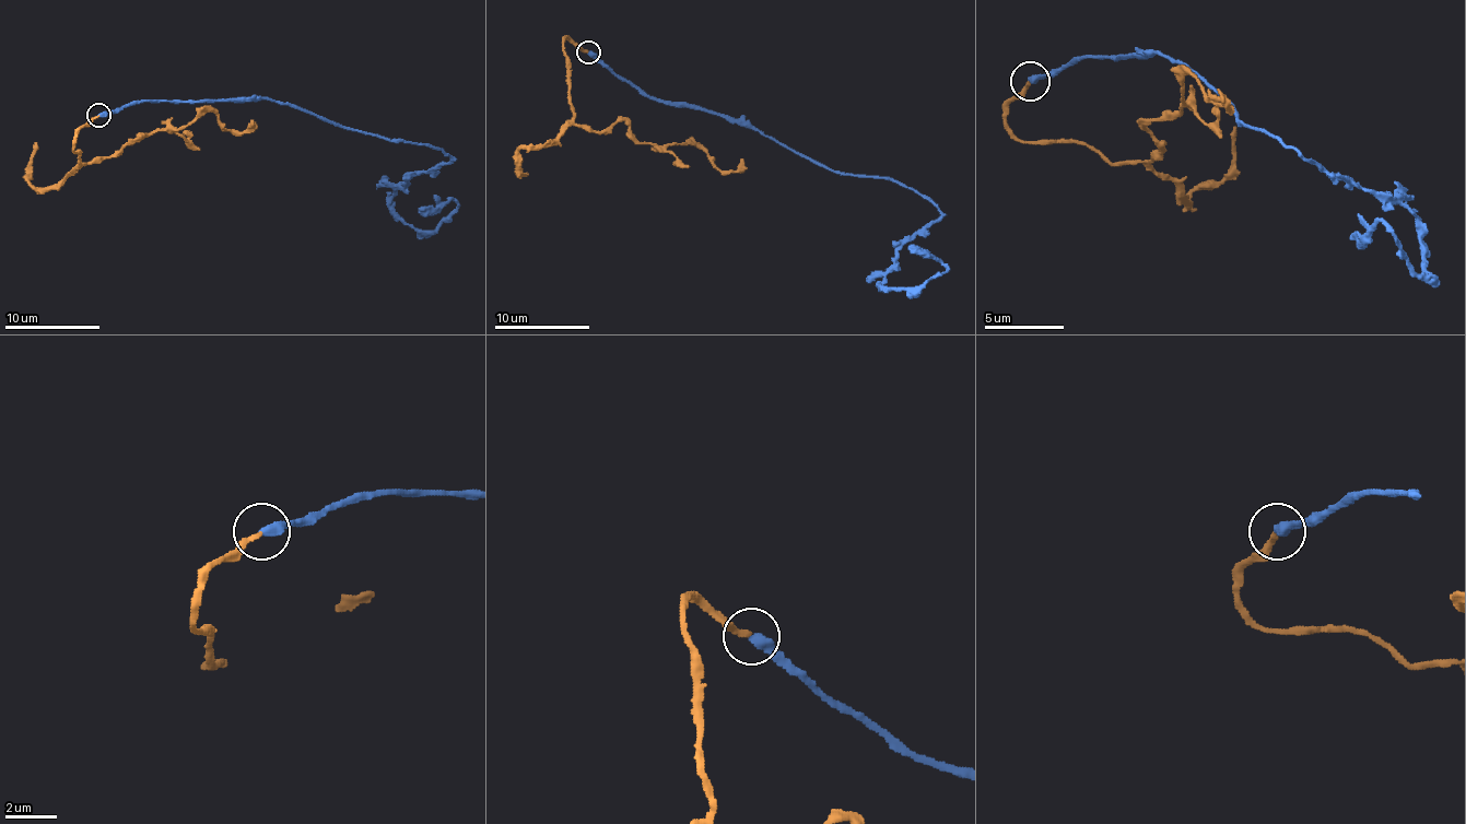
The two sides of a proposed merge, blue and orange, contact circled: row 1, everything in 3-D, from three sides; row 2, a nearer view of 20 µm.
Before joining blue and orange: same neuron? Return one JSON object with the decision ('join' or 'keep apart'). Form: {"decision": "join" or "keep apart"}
{"decision": "join"}

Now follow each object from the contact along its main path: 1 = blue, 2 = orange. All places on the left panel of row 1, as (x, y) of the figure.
1: (100, 115), (270, 97), (430, 143), (450, 160), (415, 174), (391, 204), (418, 231), (458, 204), (418, 210)
2: (100, 115), (75, 138), (80, 164), (206, 113), (232, 131), (246, 131), (254, 119)

